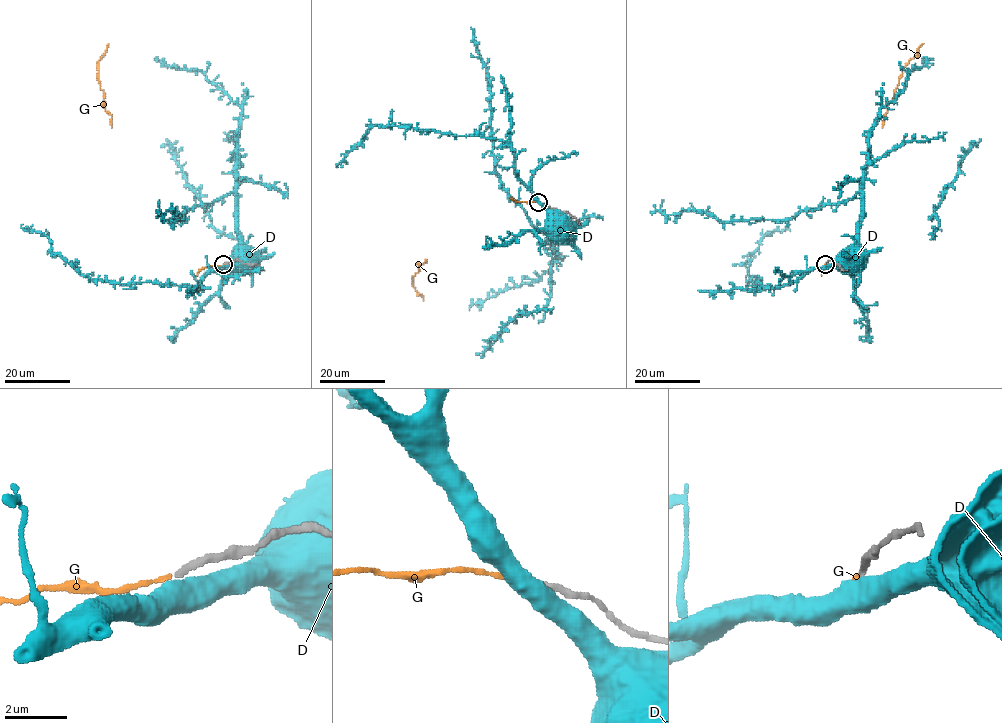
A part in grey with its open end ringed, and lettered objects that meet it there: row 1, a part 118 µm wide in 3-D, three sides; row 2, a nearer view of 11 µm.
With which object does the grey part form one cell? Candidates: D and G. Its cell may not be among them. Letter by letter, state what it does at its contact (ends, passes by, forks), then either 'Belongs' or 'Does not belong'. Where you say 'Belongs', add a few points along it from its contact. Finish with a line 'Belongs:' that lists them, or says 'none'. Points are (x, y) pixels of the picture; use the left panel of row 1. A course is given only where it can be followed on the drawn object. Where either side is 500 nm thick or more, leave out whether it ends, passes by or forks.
D: It passes by. Does not belong
G: It ends there. Belongs
Belongs: G

